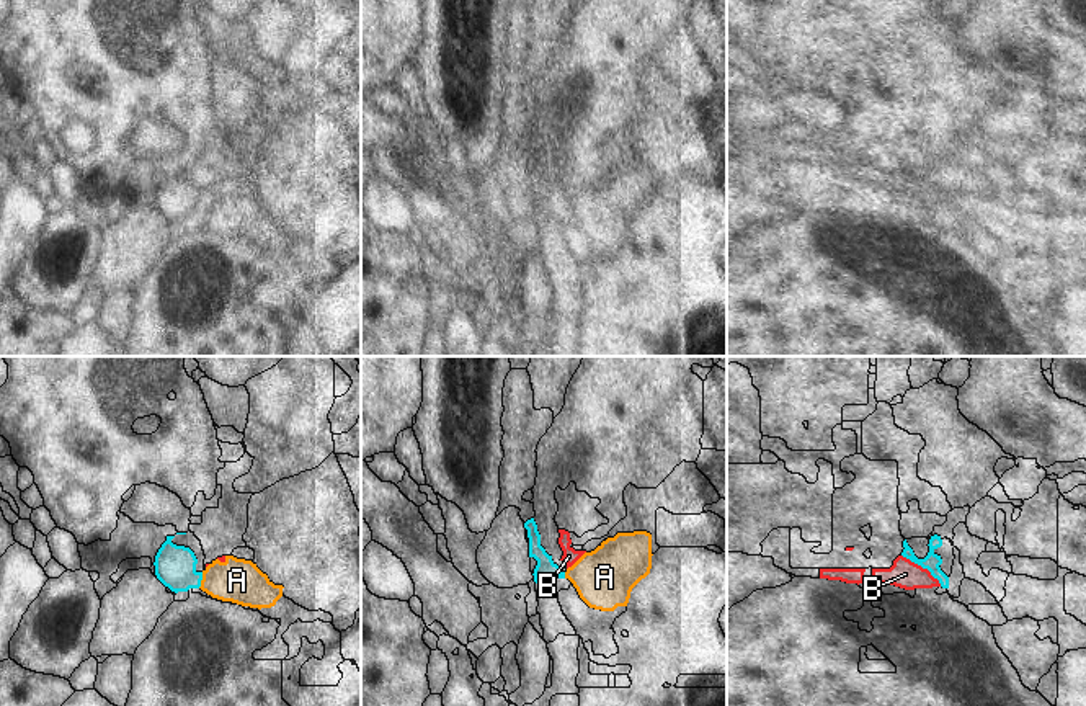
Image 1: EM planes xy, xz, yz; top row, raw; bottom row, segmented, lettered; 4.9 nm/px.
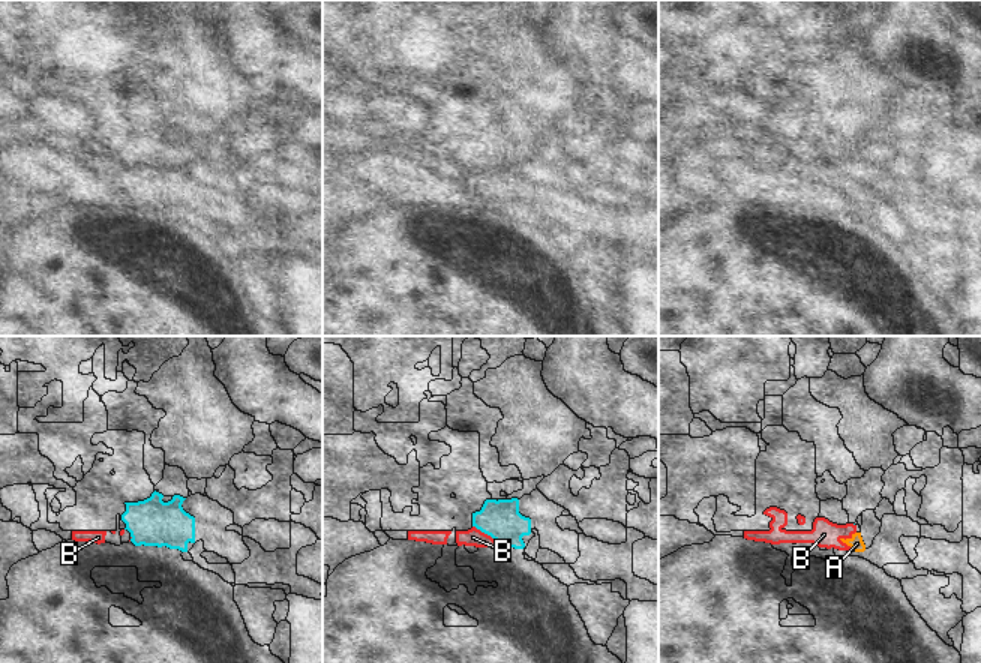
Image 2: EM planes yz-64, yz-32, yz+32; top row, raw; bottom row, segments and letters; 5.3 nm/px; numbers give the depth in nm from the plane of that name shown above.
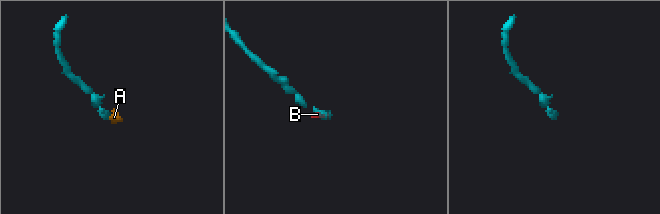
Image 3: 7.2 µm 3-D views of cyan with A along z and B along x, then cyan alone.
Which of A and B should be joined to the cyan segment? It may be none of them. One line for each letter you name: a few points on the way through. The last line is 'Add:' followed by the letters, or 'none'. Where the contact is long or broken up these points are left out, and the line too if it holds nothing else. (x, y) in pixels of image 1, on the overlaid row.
Add: none

